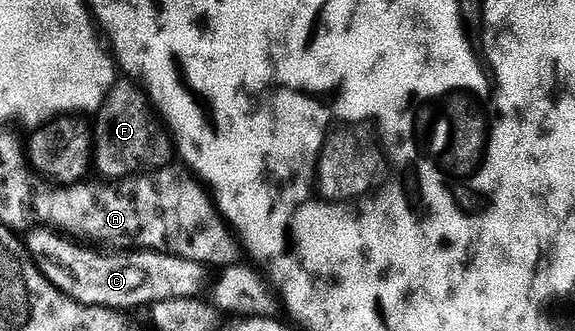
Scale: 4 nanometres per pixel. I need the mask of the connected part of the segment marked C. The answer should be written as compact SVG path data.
M48 229L28 239L29 252L40 270L68 297L83 305L105 306L117 311L150 307L172 298L198 297L206 281L207 268L172 254L152 250L124 253L94 253L88 247Z

